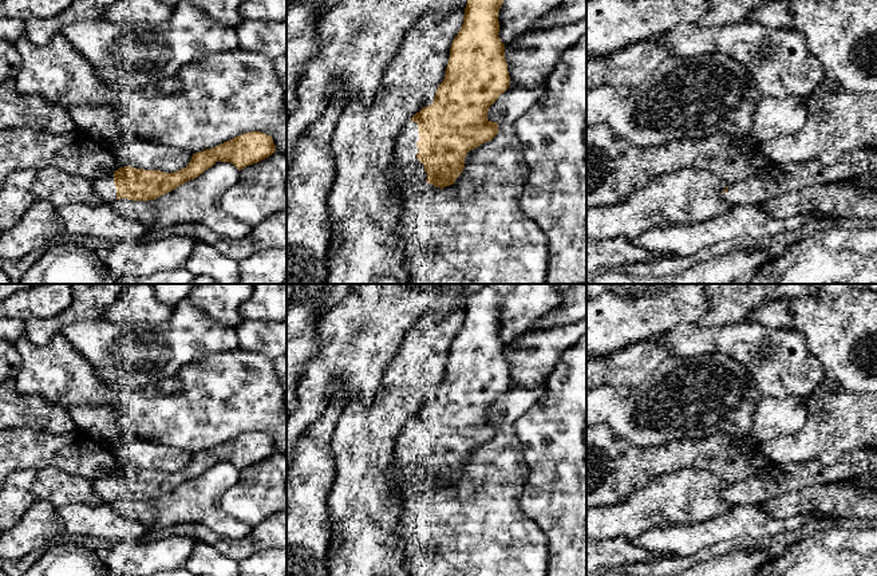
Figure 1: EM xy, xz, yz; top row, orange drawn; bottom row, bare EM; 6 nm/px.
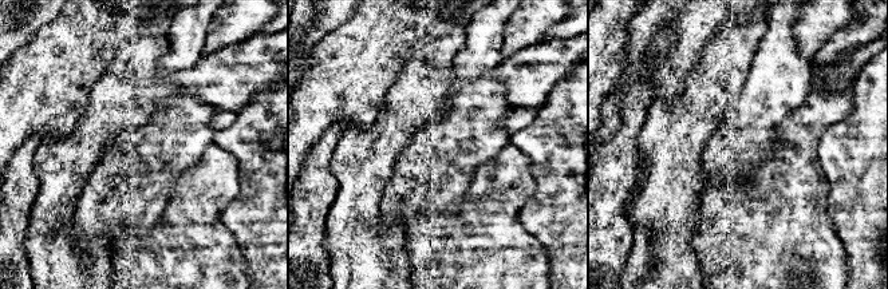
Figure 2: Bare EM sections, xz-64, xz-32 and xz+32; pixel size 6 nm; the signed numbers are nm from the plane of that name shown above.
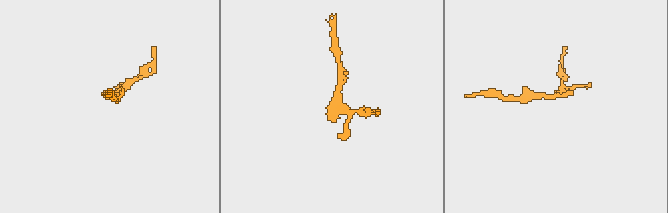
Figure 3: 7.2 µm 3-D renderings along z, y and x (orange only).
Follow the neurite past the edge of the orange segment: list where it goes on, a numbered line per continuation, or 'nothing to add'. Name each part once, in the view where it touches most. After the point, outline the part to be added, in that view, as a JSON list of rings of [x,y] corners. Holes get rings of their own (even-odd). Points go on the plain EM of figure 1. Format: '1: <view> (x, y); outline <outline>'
1: xz (407, 468); outline [[[410,421],[394,445],[395,463],[392,470],[388,473],[392,485],[391,490],[398,496],[398,498],[404,493],[402,489],[406,488],[408,481],[423,480],[424,465],[415,457],[419,451],[416,446],[418,441],[418,423]]]

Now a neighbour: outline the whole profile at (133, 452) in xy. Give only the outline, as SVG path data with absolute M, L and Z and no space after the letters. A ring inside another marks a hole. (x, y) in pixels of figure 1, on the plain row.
M125 434L108 445L119 463L143 470L174 473L186 467L193 457L191 453L178 447L162 446Z

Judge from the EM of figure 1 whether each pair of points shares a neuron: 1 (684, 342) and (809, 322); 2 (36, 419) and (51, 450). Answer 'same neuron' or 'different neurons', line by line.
1: different neurons
2: different neurons

